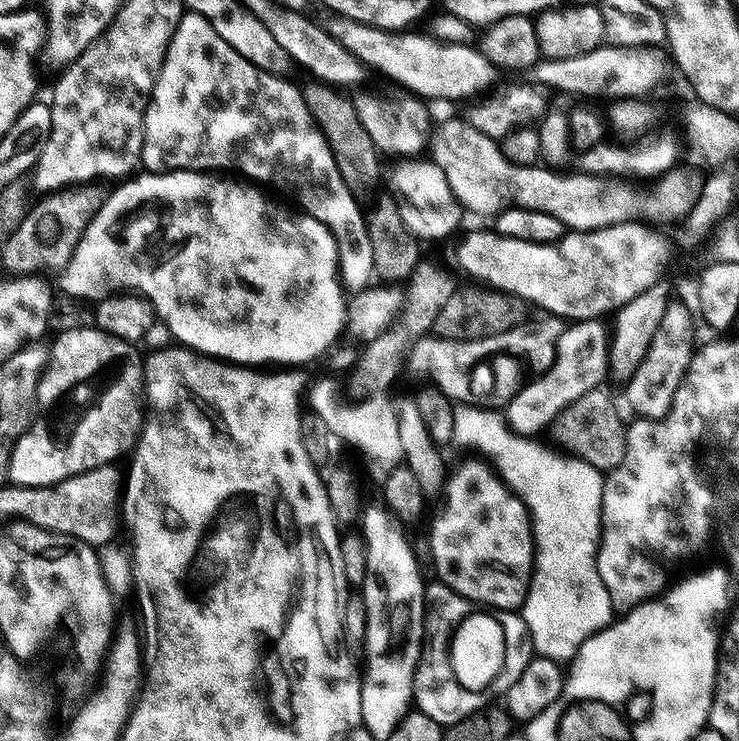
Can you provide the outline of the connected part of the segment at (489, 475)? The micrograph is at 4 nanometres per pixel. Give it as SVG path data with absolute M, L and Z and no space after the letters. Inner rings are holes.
M483 459L464 460L447 473L442 484L444 501L432 520L428 544L436 563L438 580L476 606L489 609L516 610L521 607L532 581L536 562L536 541L532 535L532 518L519 496L500 479L491 463Z

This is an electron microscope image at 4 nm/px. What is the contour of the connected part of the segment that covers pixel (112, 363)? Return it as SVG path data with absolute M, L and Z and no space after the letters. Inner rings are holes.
M83 328L82 330L66 330L55 337L56 345L53 343L50 348L50 359L47 368L44 370L44 377L36 391L36 402L39 408L38 415L33 419L28 431L23 432L20 439L12 445L12 455L8 458L7 479L13 485L21 488L41 488L47 484L57 484L71 476L77 476L83 472L89 472L91 468L100 468L103 464L112 464L120 455L127 453L136 443L142 427L142 397L146 392L144 382L144 366L142 356L135 352L133 345L124 340L117 340L114 336L107 336L99 328Z

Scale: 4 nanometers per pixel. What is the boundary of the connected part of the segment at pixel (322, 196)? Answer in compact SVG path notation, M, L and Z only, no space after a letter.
M185 11L180 17L178 26L172 35L170 46L166 50L166 58L164 64L160 67L160 73L156 76L156 85L152 87L152 94L148 101L148 108L144 111L144 148L140 152L140 158L149 173L160 174L165 170L224 170L220 168L232 168L237 164L242 171L253 181L256 180L273 180L280 188L285 188L298 203L301 204L303 211L307 215L313 216L318 222L322 222L332 231L336 237L336 246L340 250L340 279L349 289L363 290L373 283L374 269L374 250L370 242L370 234L364 225L363 211L348 183L342 178L342 174L338 170L338 166L334 162L334 154L328 149L328 143L324 141L324 136L316 125L309 122L308 107L304 102L304 96L299 87L295 88L285 77L280 74L271 72L262 72L256 68L246 58L242 58L242 54L238 54L238 50L234 50L225 40L220 37L218 30L214 30L214 26L210 26L210 22L197 12Z

